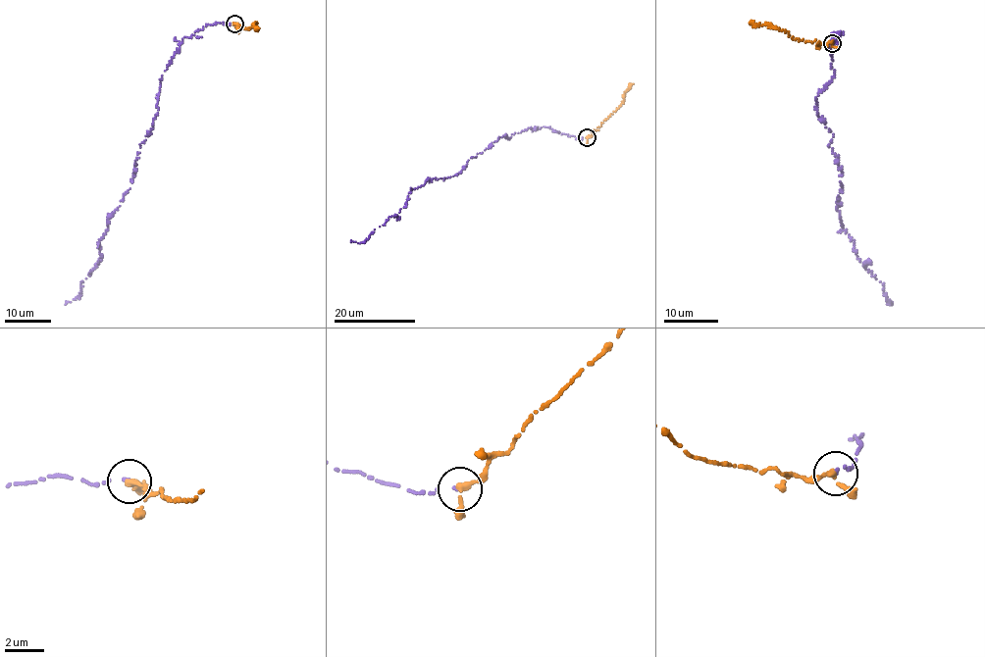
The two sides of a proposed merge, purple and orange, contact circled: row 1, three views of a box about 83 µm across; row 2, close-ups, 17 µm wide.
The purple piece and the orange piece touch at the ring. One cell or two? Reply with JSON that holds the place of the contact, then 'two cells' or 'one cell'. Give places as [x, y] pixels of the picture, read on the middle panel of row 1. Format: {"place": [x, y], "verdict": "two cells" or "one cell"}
{"place": [587, 137], "verdict": "one cell"}

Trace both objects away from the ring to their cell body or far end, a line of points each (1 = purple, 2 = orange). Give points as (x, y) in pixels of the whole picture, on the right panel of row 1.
1: (833, 42), (840, 32), (832, 33), (833, 76), (816, 113), (842, 170), (837, 210), (890, 304)
2: (833, 43), (797, 39), (783, 29), (751, 24)

